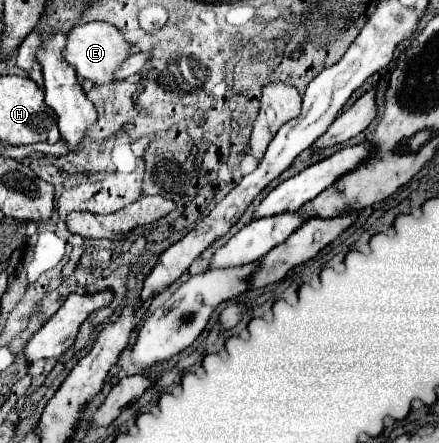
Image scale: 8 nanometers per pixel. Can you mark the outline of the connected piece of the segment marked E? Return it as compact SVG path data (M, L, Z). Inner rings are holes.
M91 21L91 23L83 23L73 27L67 33L67 45L63 49L63 59L75 67L77 77L79 79L89 79L97 85L103 83L111 83L113 81L113 71L127 59L129 55L129 43L125 41L123 33L119 29L115 29L109 23L99 23L99 21Z

